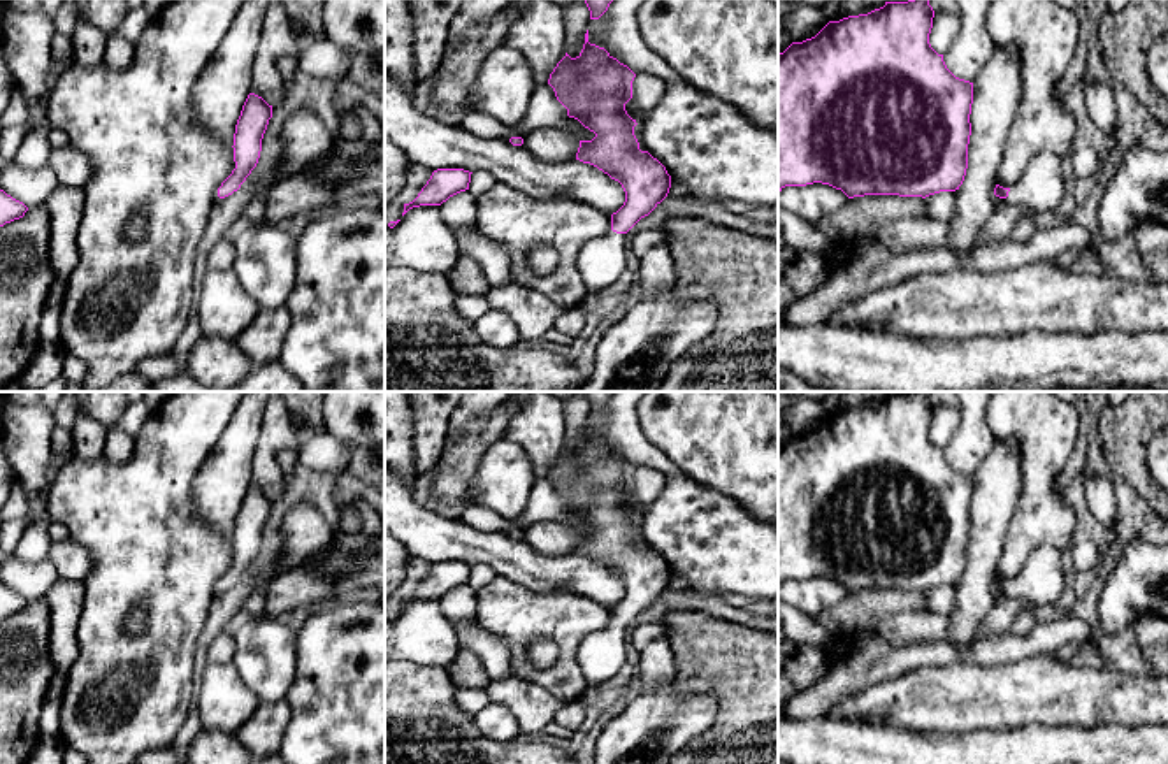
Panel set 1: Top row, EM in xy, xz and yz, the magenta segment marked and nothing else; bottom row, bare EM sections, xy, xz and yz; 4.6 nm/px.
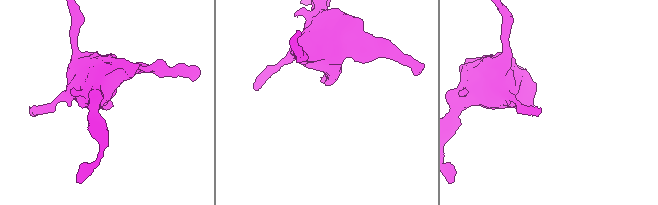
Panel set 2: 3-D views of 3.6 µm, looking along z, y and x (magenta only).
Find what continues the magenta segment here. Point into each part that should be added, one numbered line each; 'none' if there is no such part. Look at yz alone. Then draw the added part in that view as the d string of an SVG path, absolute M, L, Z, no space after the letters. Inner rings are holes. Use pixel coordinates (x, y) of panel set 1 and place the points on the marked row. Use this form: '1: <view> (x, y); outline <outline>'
1: yz (1040, 188); outline M1056 155L1036 156L1020 179L1010 186L1006 200L1020 211L1040 213L1056 211L1063 200L1064 181L1061 158Z

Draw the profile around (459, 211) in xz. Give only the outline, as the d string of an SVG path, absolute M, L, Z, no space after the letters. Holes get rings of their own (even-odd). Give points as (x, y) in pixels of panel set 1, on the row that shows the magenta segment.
M465 190L441 204L441 216L453 234L476 227L476 200L478 197Z

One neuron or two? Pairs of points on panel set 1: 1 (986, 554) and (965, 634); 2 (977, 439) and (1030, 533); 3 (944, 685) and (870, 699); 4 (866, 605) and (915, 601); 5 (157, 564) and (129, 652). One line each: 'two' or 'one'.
1: one
2: two
3: one
4: one
5: one

